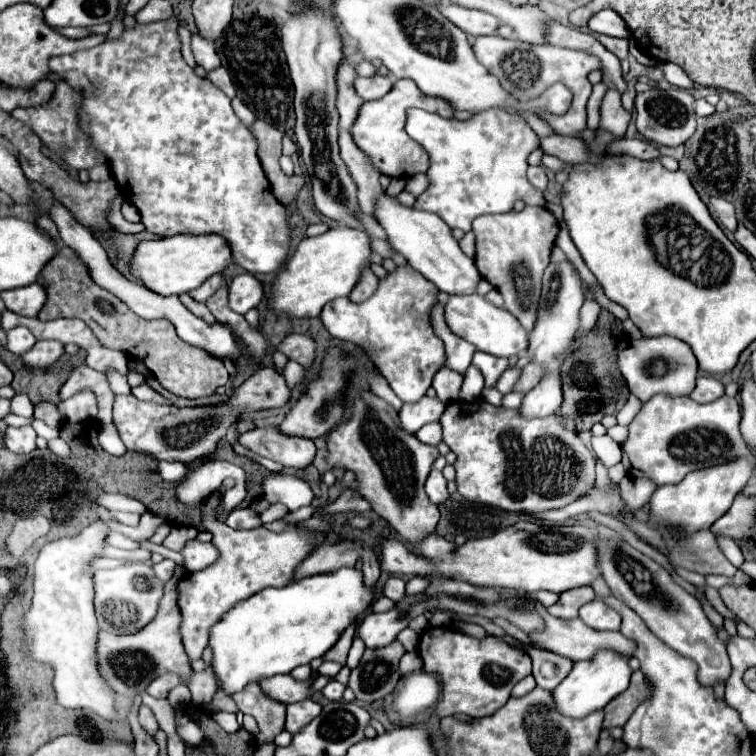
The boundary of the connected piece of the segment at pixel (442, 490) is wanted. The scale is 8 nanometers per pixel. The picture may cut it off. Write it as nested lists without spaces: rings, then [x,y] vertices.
[[[433,469],[427,477],[427,483],[425,483],[425,491],[429,495],[429,499],[435,503],[435,505],[441,505],[449,499],[449,491],[447,491],[447,481],[445,477],[441,475],[441,471]]]

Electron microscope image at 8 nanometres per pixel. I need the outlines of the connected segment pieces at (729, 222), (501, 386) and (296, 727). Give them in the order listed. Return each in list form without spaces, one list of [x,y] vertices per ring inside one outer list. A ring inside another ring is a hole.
[[[713,197],[711,199],[711,205],[715,209],[715,215],[719,219],[721,225],[725,225],[729,231],[735,231],[737,229],[737,219],[735,219],[735,209],[729,201],[721,199],[721,197]]]
[[[507,369],[501,377],[499,377],[499,381],[495,383],[495,389],[499,391],[499,393],[509,393],[511,389],[513,389],[513,383],[519,379],[519,375],[521,375],[521,369]]]
[[[305,699],[299,703],[287,705],[287,721],[285,721],[285,731],[291,735],[297,735],[305,725],[309,725],[317,715],[321,713],[321,705],[315,703],[313,699]]]

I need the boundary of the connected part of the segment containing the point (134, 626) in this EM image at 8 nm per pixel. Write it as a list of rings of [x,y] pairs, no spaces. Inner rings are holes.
[[[129,563],[123,567],[97,571],[95,573],[95,613],[99,627],[115,635],[131,635],[143,629],[157,613],[159,601],[163,597],[163,581],[153,573],[147,563]]]

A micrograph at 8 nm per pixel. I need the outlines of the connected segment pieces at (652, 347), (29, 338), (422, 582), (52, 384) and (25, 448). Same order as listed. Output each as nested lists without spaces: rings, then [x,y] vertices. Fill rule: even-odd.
[[[643,337],[639,341],[633,341],[627,349],[623,349],[619,353],[619,367],[621,373],[625,375],[625,381],[629,385],[629,391],[633,395],[637,395],[643,403],[649,401],[653,395],[657,393],[669,393],[669,395],[689,395],[695,387],[695,379],[697,379],[697,359],[691,351],[691,347],[687,343],[683,343],[681,339],[675,337]],[[653,361],[665,361],[667,363],[667,373],[657,377],[649,373],[649,367]]]
[[[15,327],[15,329],[7,331],[7,337],[9,337],[7,349],[15,355],[21,355],[21,351],[27,351],[37,341],[27,327]]]
[[[416,576],[409,580],[409,583],[406,583],[405,593],[406,595],[423,593],[427,587],[429,587],[429,581],[424,577]]]
[[[15,359],[15,363],[11,365],[13,369],[13,383],[11,387],[19,393],[19,391],[27,391],[29,399],[33,399],[33,403],[37,401],[51,401],[51,403],[59,403],[59,389],[61,385],[67,381],[69,373],[73,367],[61,367],[61,369],[33,369],[33,367],[25,367],[19,359]]]
[[[31,425],[25,427],[7,427],[5,445],[13,453],[29,453],[35,449],[35,431]]]

